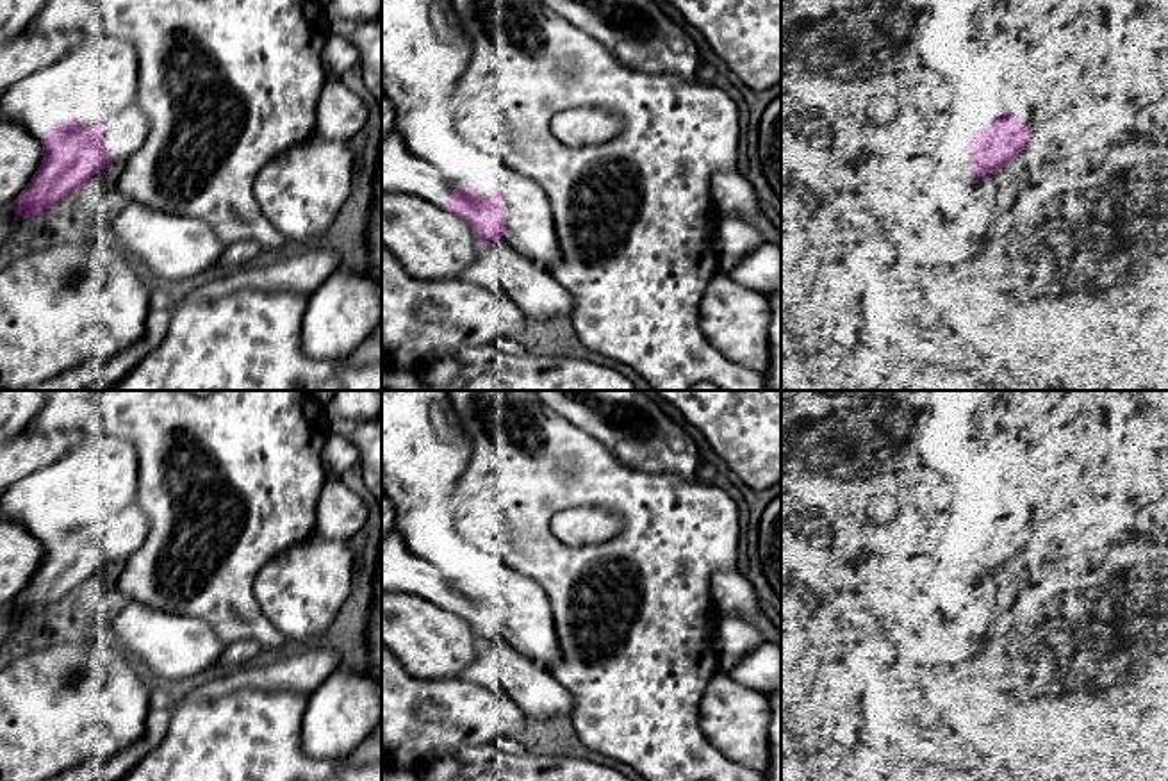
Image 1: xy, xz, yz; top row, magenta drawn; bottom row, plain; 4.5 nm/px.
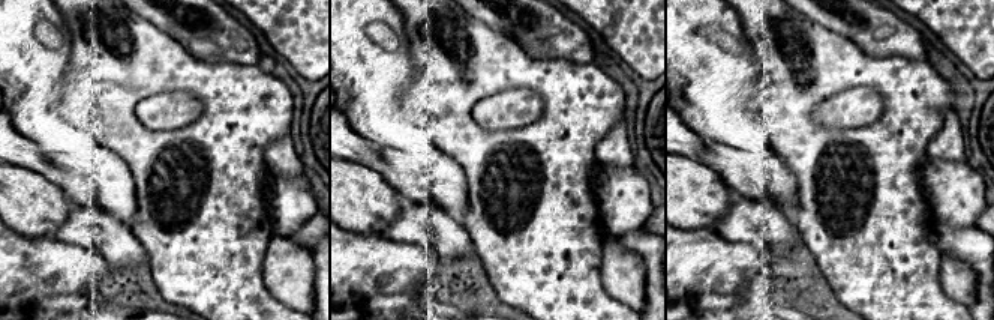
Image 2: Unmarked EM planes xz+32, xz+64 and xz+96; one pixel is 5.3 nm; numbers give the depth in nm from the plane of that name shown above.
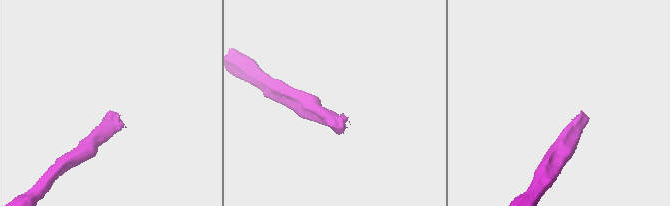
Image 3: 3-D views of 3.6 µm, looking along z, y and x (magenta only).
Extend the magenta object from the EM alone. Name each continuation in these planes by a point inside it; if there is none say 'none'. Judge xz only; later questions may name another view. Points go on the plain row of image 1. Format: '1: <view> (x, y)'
1: xz (528, 628)

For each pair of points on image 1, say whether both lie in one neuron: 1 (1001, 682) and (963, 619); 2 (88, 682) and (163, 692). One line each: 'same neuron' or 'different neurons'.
1: different neurons
2: different neurons

